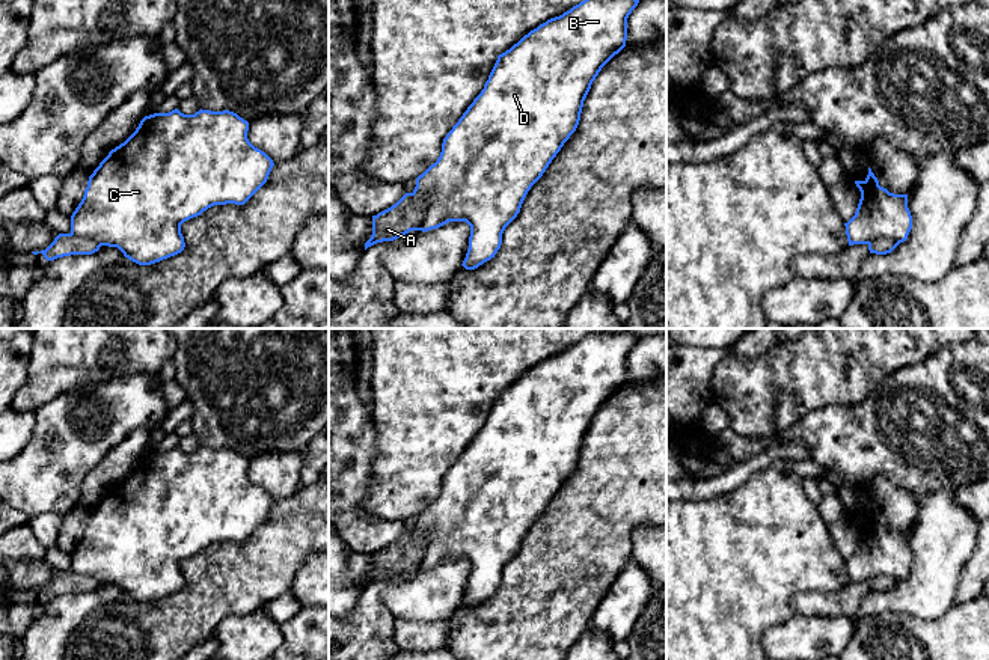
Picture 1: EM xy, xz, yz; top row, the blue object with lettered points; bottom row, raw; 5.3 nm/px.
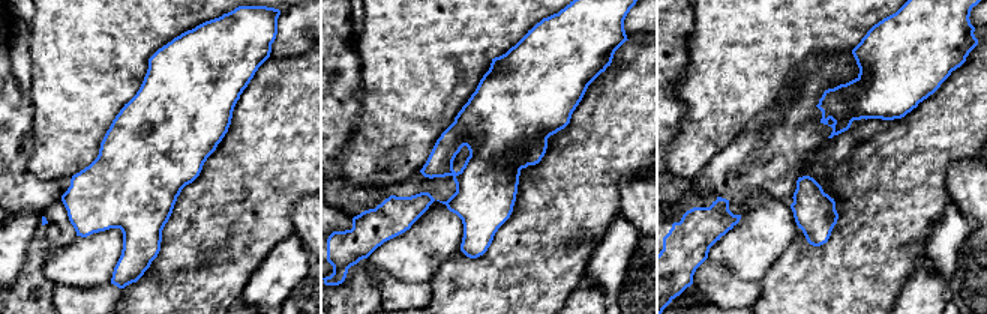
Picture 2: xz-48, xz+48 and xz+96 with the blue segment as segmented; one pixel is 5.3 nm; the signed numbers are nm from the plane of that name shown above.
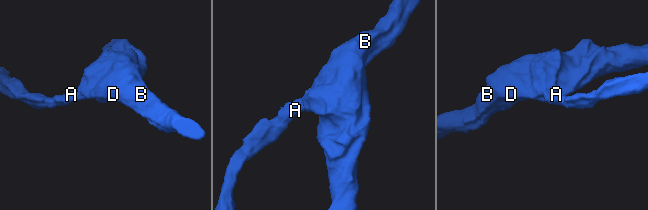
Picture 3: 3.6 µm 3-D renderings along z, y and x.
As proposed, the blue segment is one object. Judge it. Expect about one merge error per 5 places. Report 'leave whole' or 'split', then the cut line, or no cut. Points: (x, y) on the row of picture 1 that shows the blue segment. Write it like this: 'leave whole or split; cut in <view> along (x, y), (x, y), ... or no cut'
split; cut in xz along (412, 193), (425, 204), (424, 217), (418, 229)

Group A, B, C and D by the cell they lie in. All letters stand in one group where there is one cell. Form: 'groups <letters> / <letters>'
groups A / B C D

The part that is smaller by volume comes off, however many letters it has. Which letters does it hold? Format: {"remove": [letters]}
{"remove": ["A"]}

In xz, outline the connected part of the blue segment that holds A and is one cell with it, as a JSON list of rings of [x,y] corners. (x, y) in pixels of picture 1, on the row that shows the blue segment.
[[[406,193],[395,205],[372,215],[372,235],[365,250],[377,243],[393,241],[410,231],[419,231],[427,203],[413,193]]]

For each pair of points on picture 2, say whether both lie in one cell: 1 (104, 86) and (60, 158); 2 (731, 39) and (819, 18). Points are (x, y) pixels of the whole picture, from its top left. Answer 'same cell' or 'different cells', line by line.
1: same cell
2: same cell

